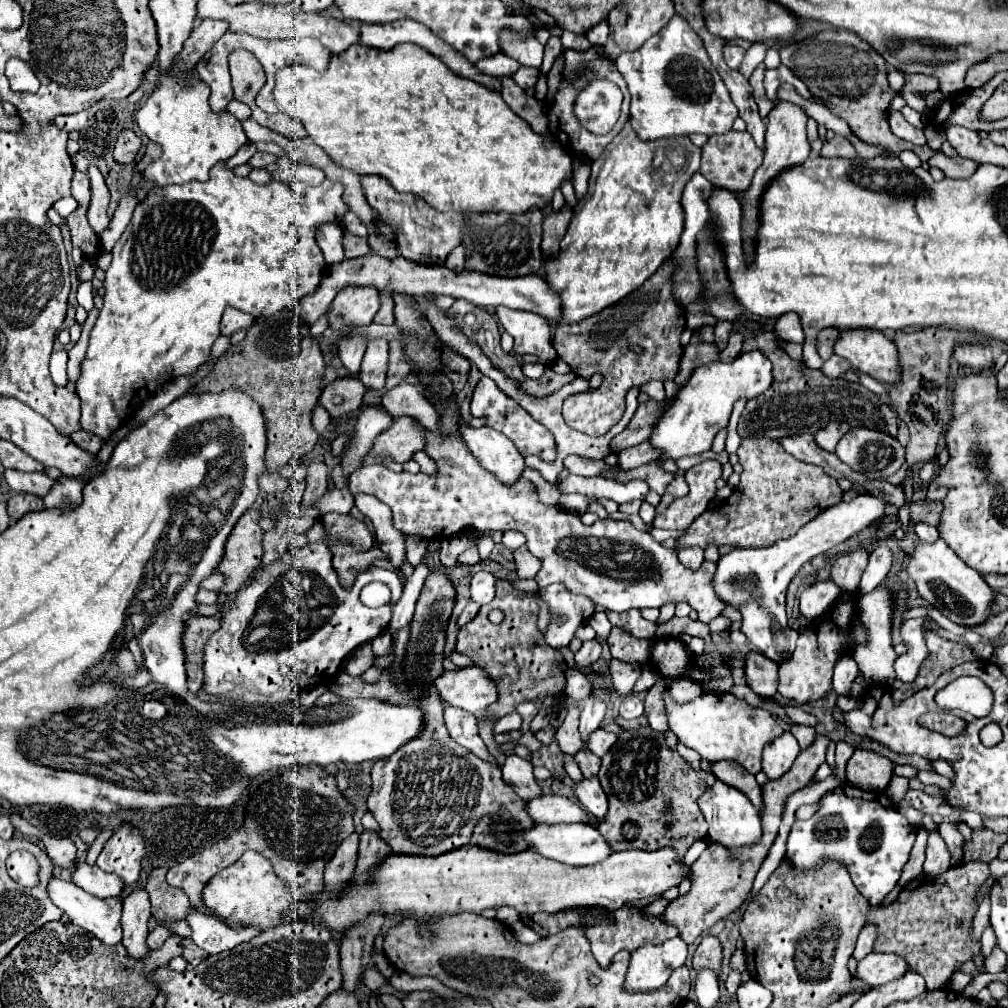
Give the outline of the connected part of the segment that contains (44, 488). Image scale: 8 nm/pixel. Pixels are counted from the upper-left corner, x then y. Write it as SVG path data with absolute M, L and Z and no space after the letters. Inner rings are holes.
M4 469L4 481L16 493L32 493L38 497L44 497L54 485L54 479L44 473L26 473L16 469Z

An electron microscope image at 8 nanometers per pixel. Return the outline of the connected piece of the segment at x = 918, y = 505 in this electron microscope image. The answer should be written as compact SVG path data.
M912 501L910 503L910 517L912 521L926 521L928 525L938 525L940 519L940 511L942 511L942 503L936 501Z

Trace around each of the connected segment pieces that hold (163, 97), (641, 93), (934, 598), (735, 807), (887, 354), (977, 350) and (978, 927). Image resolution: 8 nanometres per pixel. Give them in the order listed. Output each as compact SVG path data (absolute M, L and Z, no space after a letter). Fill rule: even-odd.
M186 73L178 77L166 75L136 113L138 127L150 141L160 143L164 149L162 157L144 169L144 177L154 185L182 185L194 179L206 181L208 171L218 161L230 159L244 143L248 143L242 123L236 117L228 111L212 113L208 107L208 95L208 87L202 81L190 81Z
M674 15L668 25L650 37L640 49L620 55L616 67L632 95L630 125L642 141L690 133L704 133L710 137L732 129L732 123L738 117L738 109L700 37L680 15Z
M916 539L914 551L910 553L908 561L908 575L916 583L920 597L958 625L980 623L980 619L984 619L984 611L988 611L988 599L992 599L994 595L984 577L978 575L978 571L974 571L972 567L968 567L942 539L934 543ZM958 595L966 605L958 605Z
M720 781L714 783L714 787L710 787L700 799L698 799L700 811L704 813L710 829L710 841L716 841L720 845L724 845L730 853L738 851L740 847L752 847L760 841L762 837L762 827L760 827L760 813L756 811L756 807L752 807L752 803L748 803L748 797L740 791L736 791L734 787L728 787Z
M876 329L842 331L834 345L834 353L850 361L850 365L856 371L866 373L876 381L896 383L896 379L900 379L896 345L882 331Z
M962 345L962 347L956 347L954 359L960 363L960 367L968 369L970 373L986 371L994 363L992 349L990 347L982 347L982 345Z
M991 887L988 888L988 891L984 894L982 903L979 905L977 912L975 913L973 919L973 926L971 929L971 937L975 941L979 941L983 934L983 931L989 923L989 914L990 914L990 891Z

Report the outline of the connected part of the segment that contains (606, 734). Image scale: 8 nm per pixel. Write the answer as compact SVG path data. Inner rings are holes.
M600 729L600 731L596 731L596 735L592 735L592 743L588 743L588 749L590 749L594 755L602 757L602 755L606 755L606 751L616 743L616 739L618 739L616 733L610 733L610 731Z

